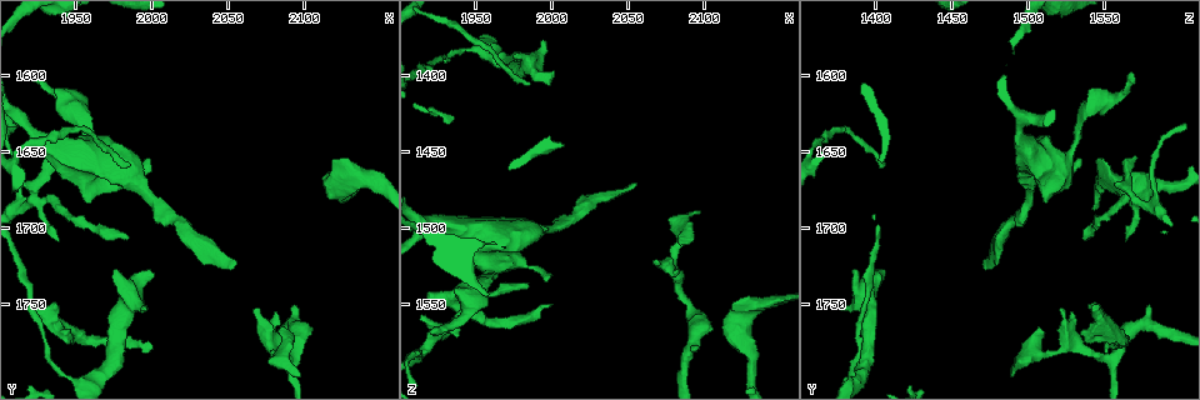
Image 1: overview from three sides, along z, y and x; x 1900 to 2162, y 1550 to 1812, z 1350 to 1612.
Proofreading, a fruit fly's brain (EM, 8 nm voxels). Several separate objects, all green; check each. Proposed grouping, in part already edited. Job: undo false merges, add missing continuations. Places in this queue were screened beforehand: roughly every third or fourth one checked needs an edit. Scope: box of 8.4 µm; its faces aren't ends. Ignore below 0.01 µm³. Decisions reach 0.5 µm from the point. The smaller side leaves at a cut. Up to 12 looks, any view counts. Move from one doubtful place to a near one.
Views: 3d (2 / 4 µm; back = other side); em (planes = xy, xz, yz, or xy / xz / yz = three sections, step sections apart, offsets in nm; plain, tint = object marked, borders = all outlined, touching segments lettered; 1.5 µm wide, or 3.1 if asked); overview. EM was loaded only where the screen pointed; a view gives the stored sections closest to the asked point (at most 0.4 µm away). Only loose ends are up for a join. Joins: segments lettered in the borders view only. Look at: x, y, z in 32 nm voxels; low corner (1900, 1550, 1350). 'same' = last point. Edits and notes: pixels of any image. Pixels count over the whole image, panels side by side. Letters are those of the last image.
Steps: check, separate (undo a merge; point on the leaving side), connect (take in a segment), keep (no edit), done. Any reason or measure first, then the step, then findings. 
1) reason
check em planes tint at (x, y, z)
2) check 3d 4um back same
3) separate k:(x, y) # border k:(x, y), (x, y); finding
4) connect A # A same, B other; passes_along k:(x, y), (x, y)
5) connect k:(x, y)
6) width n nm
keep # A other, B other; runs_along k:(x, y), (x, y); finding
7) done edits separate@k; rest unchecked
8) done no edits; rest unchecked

sharp bend
check em planes plain at (2084, 1784, 1504)

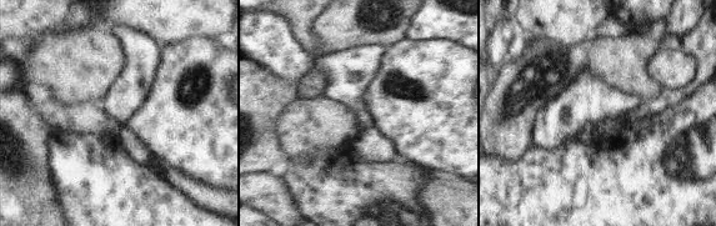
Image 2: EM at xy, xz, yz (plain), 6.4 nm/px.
check em planes borders same

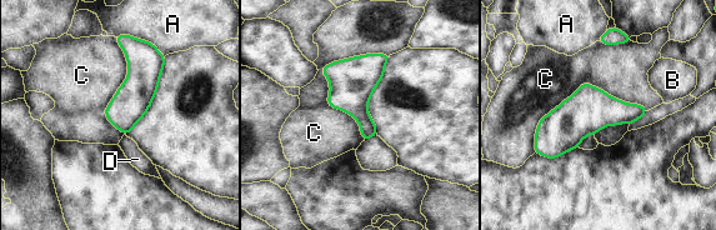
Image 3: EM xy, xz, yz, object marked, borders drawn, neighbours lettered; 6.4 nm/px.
width 200 nm
keep # A other, B other, C other, D other; border 3:(385, 53), (321, 70), (364, 140); all the same cell

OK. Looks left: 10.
branch stops here
check em planes plain at (1918, 1752, 1546)

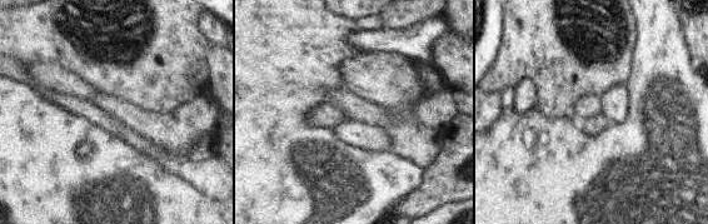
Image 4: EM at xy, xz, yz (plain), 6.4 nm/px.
check em planes borders same

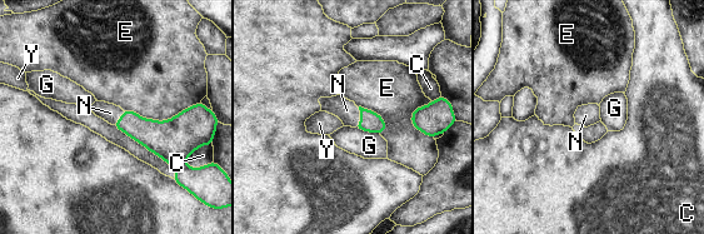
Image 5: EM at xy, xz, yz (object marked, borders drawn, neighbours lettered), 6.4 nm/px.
width 130 nm; longest_contact Y 550 nm
connect N # C other, E other, G other, N same, Y other; the cell continues

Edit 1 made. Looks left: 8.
see it whole again
check overview

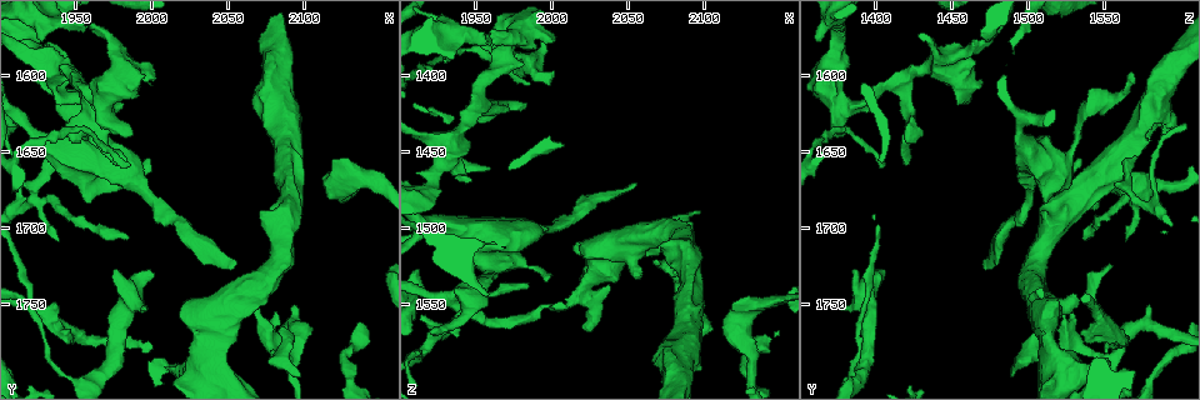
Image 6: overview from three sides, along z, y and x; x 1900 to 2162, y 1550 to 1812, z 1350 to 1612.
an open end
check em xy step 8 borders at (2002, 1730, 1396)

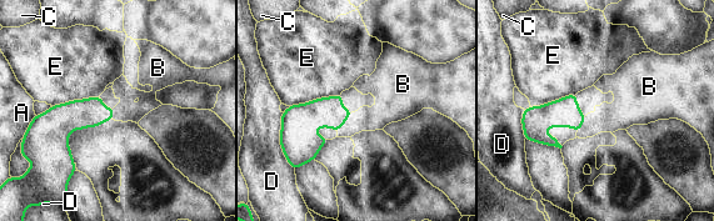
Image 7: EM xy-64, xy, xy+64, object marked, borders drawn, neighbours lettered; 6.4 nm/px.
connect B # A other, B same, C other, D other, E other; it goes on there

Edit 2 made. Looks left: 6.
branch stops here
check em xz step 4 tint at (2096, 1750, 1578)

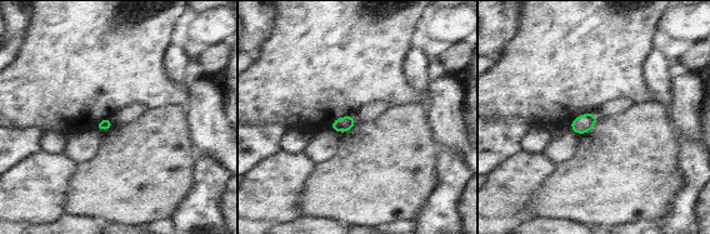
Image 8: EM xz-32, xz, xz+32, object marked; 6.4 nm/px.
check em planes borders same

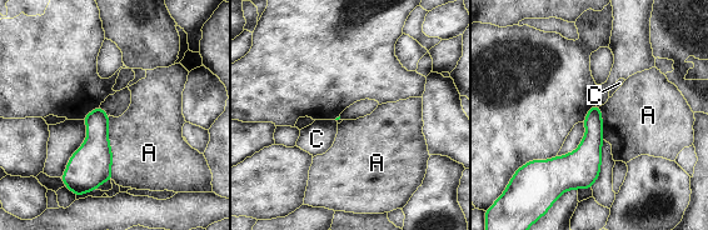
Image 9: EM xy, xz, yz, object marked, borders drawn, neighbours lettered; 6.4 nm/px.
keep # A other, C other; border 9:(108, 115), (113, 179); none of them fits

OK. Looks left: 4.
done edits connect@5, connect@7; rest unchecked

